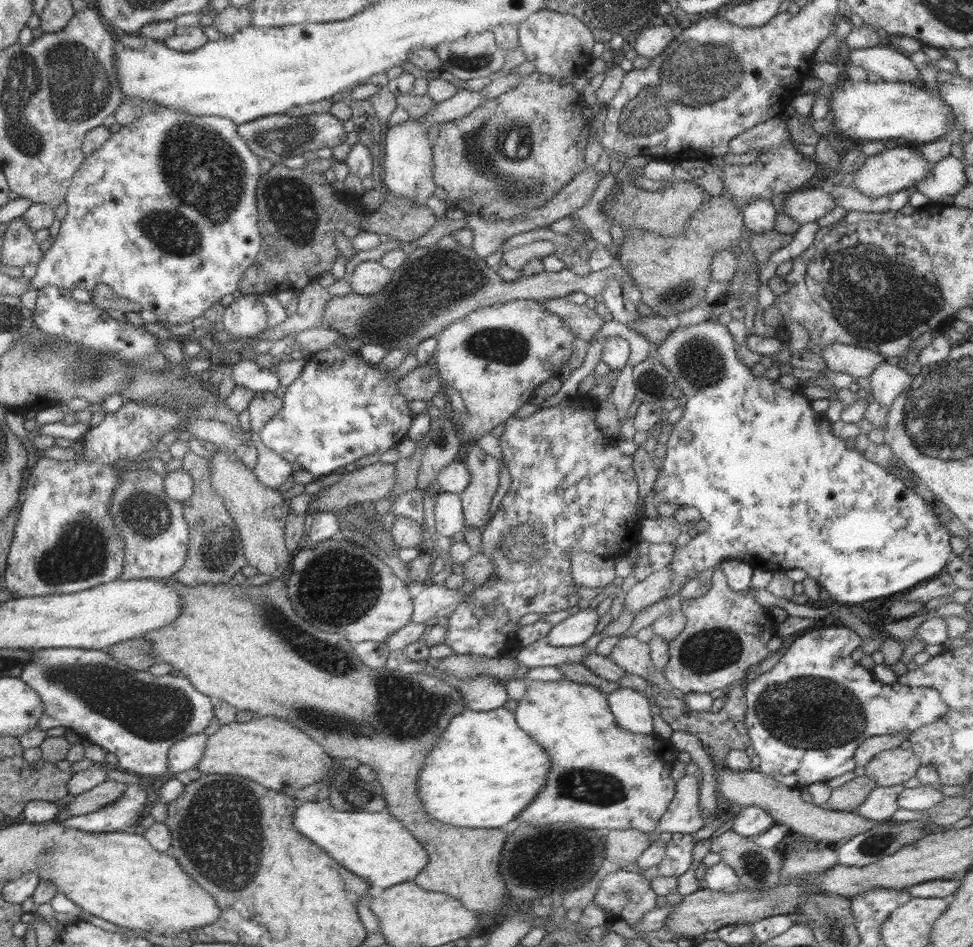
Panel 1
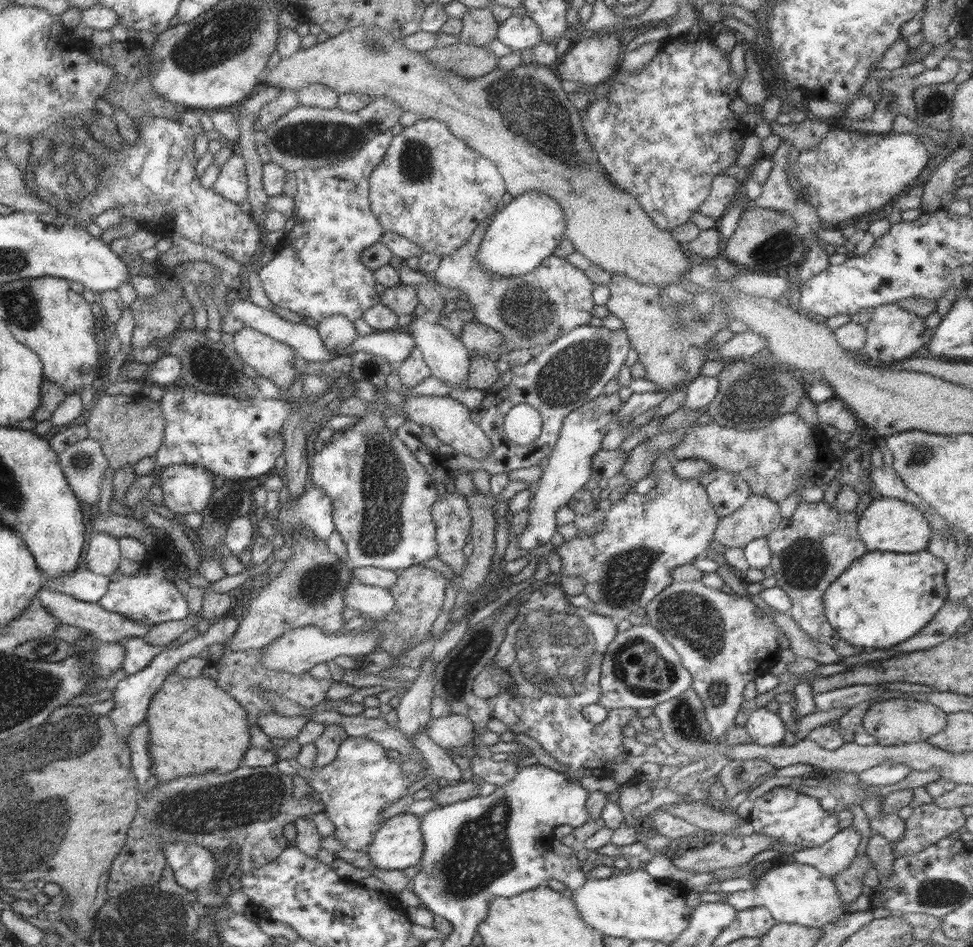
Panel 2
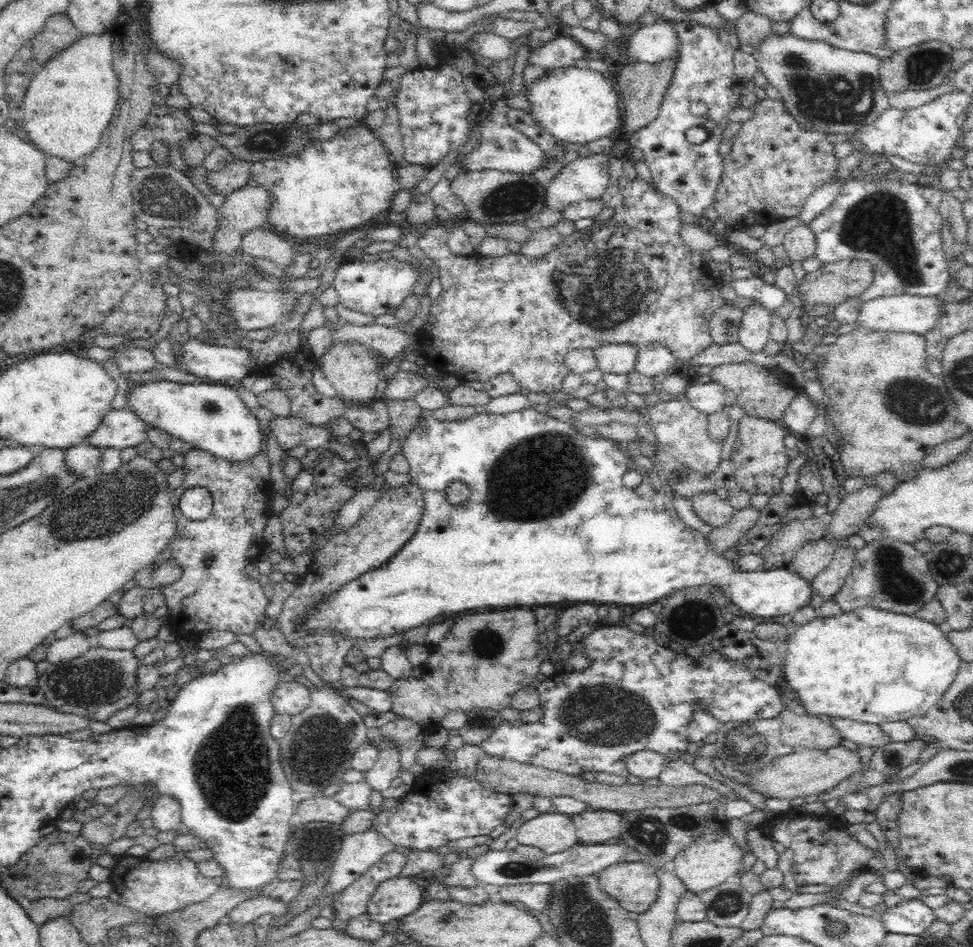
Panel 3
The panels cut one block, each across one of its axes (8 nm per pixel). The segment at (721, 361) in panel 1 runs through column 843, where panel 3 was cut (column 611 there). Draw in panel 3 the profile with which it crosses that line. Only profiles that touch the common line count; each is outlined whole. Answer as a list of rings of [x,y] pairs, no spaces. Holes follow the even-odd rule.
[[[531,406],[517,412],[508,412],[508,414],[495,414],[485,411],[474,414],[474,416],[465,420],[450,421],[438,421],[430,416],[424,417],[419,420],[404,440],[401,452],[410,463],[411,482],[420,487],[424,495],[425,510],[416,532],[383,565],[368,569],[352,580],[344,581],[344,584],[326,595],[319,603],[306,609],[297,622],[299,630],[307,630],[307,634],[339,634],[348,640],[370,640],[370,638],[394,636],[394,634],[405,632],[410,628],[432,624],[447,616],[483,611],[484,608],[486,610],[496,608],[497,610],[500,608],[528,608],[533,605],[540,607],[568,600],[571,604],[586,602],[596,603],[597,605],[651,604],[664,600],[668,597],[668,594],[672,594],[676,590],[696,588],[696,586],[704,586],[704,584],[718,588],[733,605],[738,609],[740,608],[744,614],[751,616],[756,614],[756,616],[770,618],[786,615],[810,600],[812,588],[808,585],[808,581],[805,581],[799,574],[790,571],[790,569],[764,570],[762,568],[760,571],[750,572],[740,569],[740,565],[736,564],[736,557],[733,553],[719,554],[710,545],[706,536],[682,521],[670,496],[664,494],[662,489],[658,490],[652,485],[646,469],[628,459],[618,447],[612,444],[611,440],[582,435],[569,422],[562,422],[558,418],[549,416],[546,410],[538,411]],[[629,470],[637,470],[642,475],[642,484],[634,490],[626,488],[622,483],[622,477]],[[455,479],[464,480],[470,486],[471,497],[465,503],[450,505],[446,501],[444,487]]]

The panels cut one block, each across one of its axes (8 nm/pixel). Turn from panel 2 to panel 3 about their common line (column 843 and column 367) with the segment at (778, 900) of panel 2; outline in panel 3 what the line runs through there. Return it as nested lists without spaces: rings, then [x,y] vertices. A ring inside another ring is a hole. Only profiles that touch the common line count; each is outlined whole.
[[[400,876],[389,879],[368,900],[366,914],[382,924],[394,918],[402,918],[420,906],[421,889],[412,879]]]

